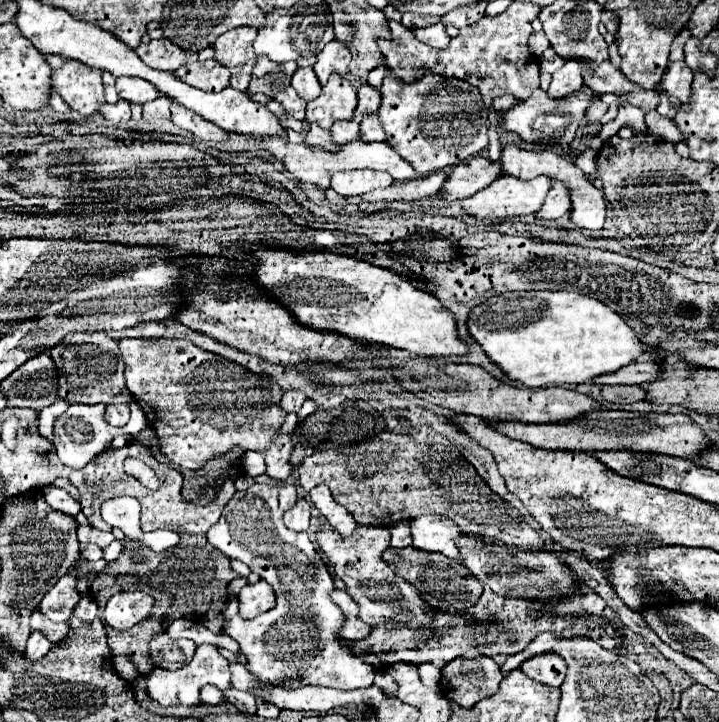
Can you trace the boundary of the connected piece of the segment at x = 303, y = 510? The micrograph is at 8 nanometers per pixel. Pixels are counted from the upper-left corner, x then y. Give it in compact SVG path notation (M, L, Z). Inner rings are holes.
M298 497L298 501L284 513L284 525L294 531L308 531L310 527L310 503L304 497Z

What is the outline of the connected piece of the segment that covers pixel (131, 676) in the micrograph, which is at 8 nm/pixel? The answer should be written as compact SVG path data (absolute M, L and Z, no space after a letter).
M116 655L112 659L112 663L114 663L114 669L118 671L118 675L122 679L126 679L126 681L136 681L138 679L140 673L138 673L138 667L132 663L130 655Z

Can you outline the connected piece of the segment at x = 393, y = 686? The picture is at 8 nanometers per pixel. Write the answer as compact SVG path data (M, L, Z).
M378 671L378 673L376 673L374 685L380 687L386 695L396 695L396 693L398 693L398 683L396 683L386 671Z

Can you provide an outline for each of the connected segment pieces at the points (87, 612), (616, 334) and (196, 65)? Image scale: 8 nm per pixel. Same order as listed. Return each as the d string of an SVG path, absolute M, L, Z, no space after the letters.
M88 593L88 595L82 595L82 599L80 599L80 603L78 603L78 609L74 609L74 615L76 615L78 619L82 619L84 623L86 623L86 621L94 621L94 619L96 619L96 609L98 609L96 599Z
M508 291L494 295L470 311L468 329L470 335L484 347L486 355L498 363L510 379L520 381L526 387L590 383L596 377L614 373L646 355L640 337L632 327L628 327L622 315L612 311L606 303L574 291Z
M192 61L178 67L176 77L202 91L222 91L230 83L230 69L218 61Z

